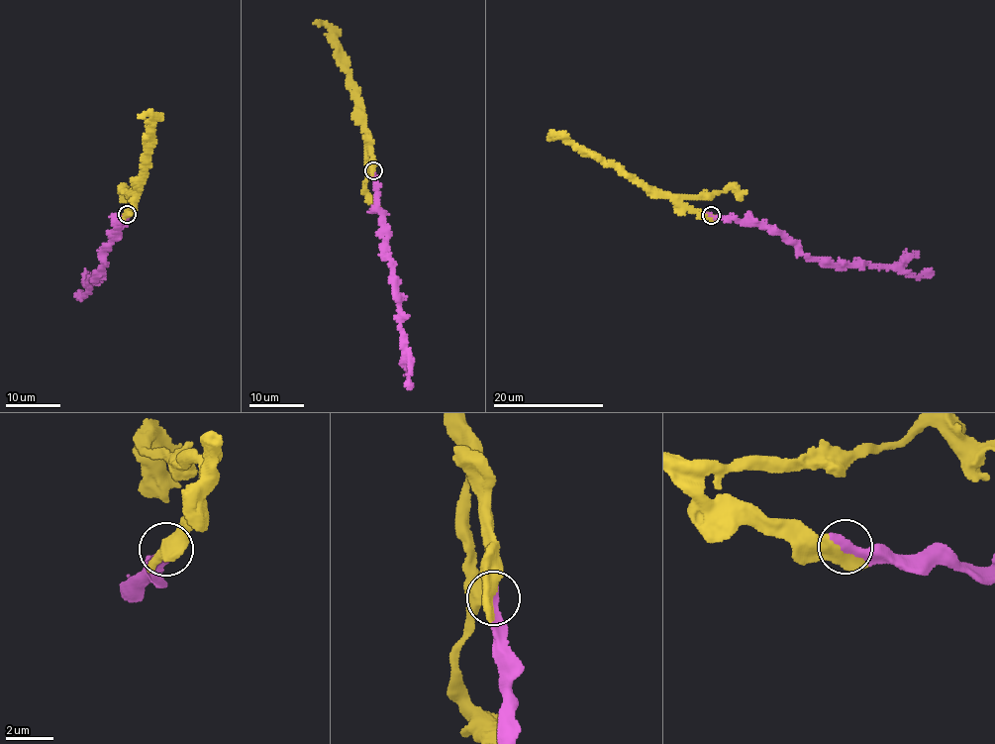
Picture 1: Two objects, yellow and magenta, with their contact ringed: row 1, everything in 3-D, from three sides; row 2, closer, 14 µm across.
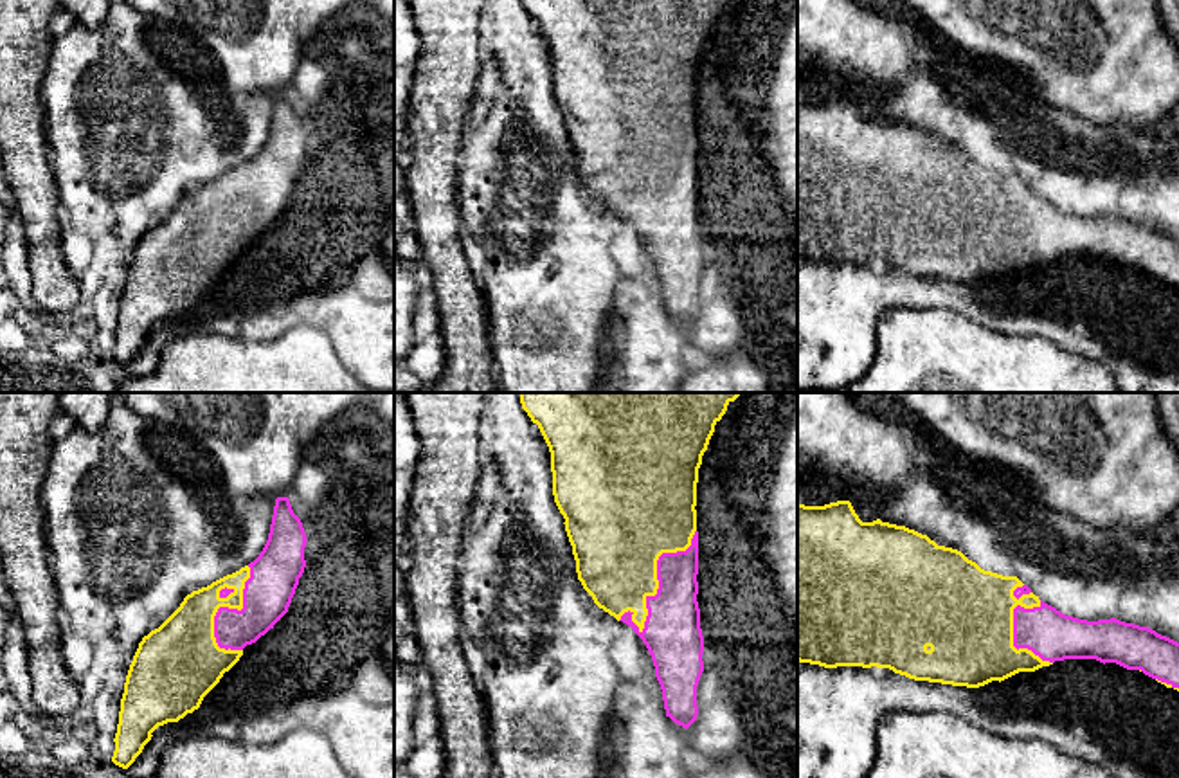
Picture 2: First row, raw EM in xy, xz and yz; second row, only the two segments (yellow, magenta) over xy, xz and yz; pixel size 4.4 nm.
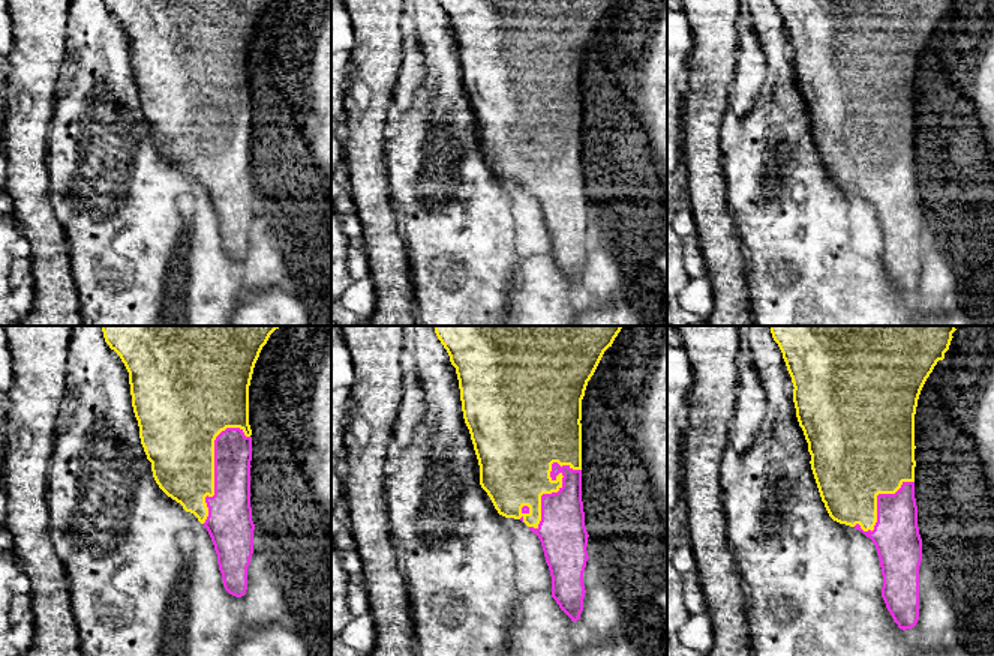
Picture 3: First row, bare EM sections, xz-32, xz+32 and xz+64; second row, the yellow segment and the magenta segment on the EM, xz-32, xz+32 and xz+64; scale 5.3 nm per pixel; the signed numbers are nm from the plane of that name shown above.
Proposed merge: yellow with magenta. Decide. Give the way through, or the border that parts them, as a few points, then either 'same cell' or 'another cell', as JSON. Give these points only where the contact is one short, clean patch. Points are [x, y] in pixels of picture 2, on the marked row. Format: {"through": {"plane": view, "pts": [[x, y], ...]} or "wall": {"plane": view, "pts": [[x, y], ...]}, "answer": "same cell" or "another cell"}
{"answer": "same cell"}

